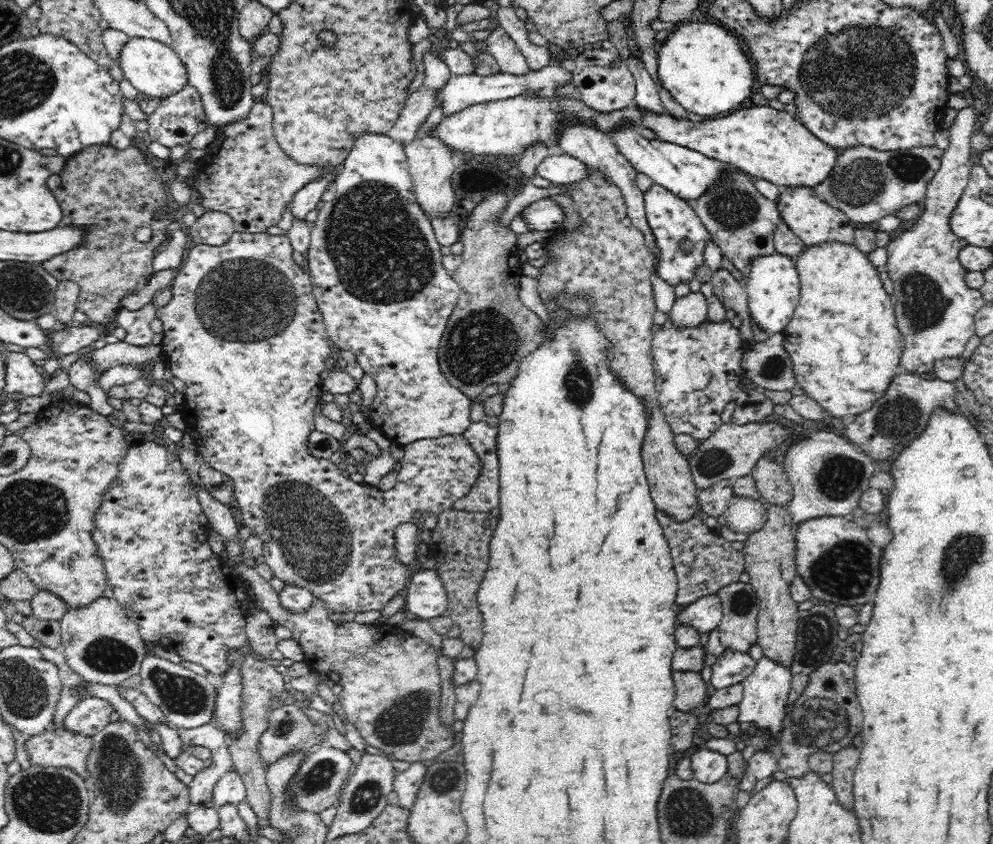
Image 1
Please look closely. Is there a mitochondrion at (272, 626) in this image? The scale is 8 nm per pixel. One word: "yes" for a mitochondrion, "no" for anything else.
no

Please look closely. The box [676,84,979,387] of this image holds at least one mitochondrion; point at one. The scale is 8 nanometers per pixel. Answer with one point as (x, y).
(862, 181)

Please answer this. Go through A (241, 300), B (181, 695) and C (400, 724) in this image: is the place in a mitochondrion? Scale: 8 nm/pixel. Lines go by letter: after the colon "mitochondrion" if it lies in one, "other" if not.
A: mitochondrion
B: mitochondrion
C: mitochondrion

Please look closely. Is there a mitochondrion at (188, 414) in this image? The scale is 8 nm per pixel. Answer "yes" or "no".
no

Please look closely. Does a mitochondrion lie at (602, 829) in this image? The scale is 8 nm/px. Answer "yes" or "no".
no

